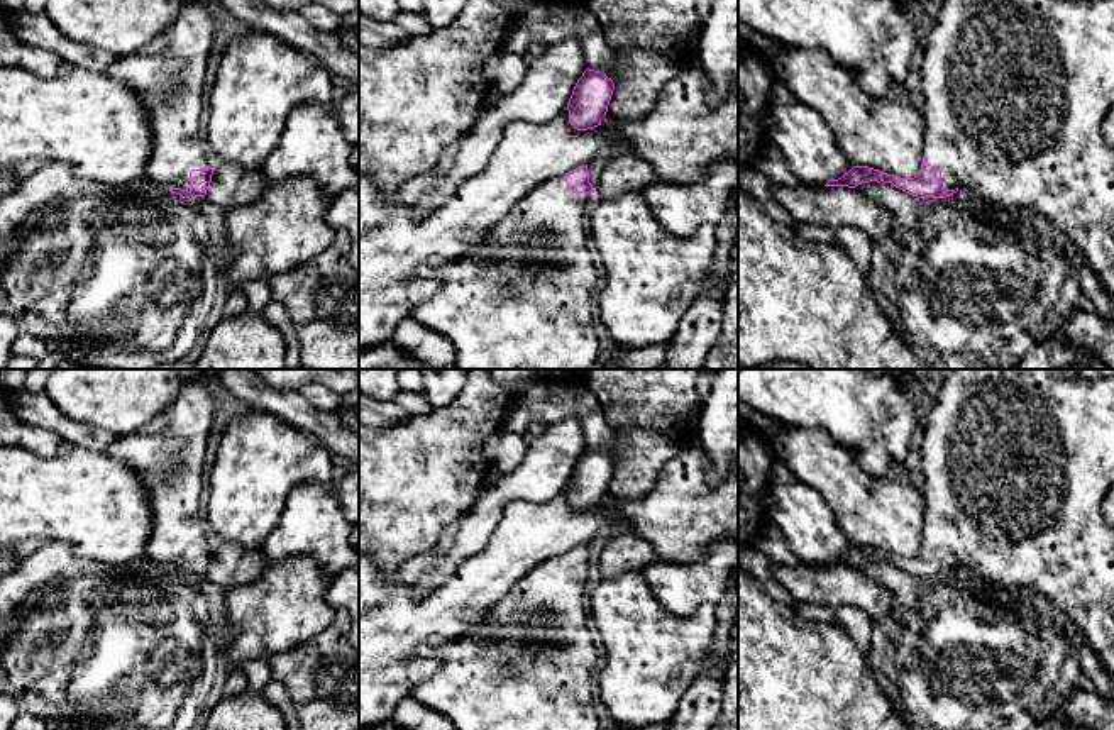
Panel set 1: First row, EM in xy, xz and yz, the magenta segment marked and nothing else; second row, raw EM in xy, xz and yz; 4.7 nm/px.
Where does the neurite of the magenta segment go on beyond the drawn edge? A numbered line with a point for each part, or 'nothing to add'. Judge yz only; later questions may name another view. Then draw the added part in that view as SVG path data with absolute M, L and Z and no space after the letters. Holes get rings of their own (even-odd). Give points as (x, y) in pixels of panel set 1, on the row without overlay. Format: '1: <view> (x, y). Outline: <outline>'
1: yz (1016, 463). Outline: M951 369L946 376L943 376L943 383L936 393L929 418L924 427L921 454L924 474L923 535L926 537L928 544L941 550L941 566L945 569L972 567L985 579L1002 584L1014 593L1043 595L1055 605L1055 608L1063 611L1068 618L1075 622L1077 627L1085 632L1092 650L1099 655L1104 669L1114 677L1114 527L1109 525L1102 512L1104 496L1114 484L1114 376L1107 379L1087 379L1077 374L1073 369Z

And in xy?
1: xy (168, 454). Outline: M201 374L183 378L178 398L139 430L115 437L105 452L125 462L141 479L152 510L152 534L146 561L154 569L186 569L191 549L208 549L215 542L200 510L201 473L215 403Z

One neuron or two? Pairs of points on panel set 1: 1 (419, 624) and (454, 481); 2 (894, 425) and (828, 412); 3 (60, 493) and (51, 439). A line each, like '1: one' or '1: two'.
1: two
2: one
3: two

